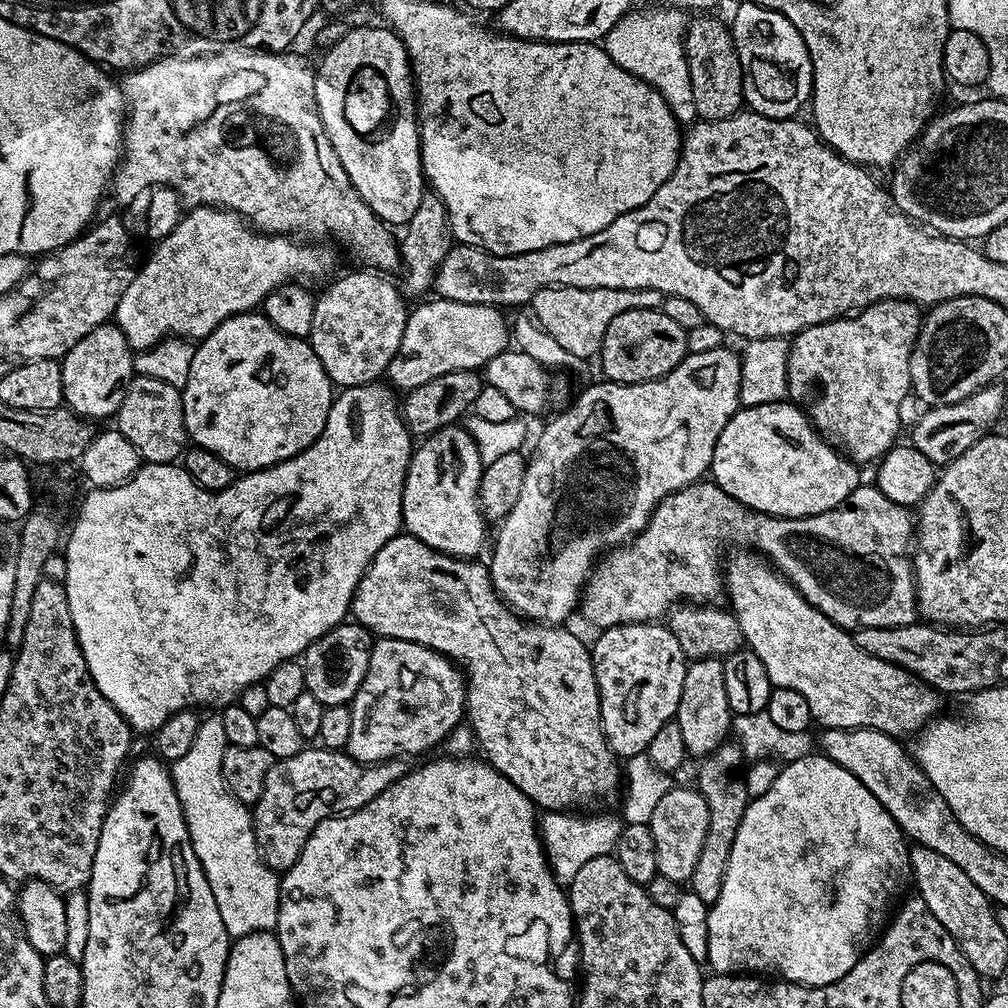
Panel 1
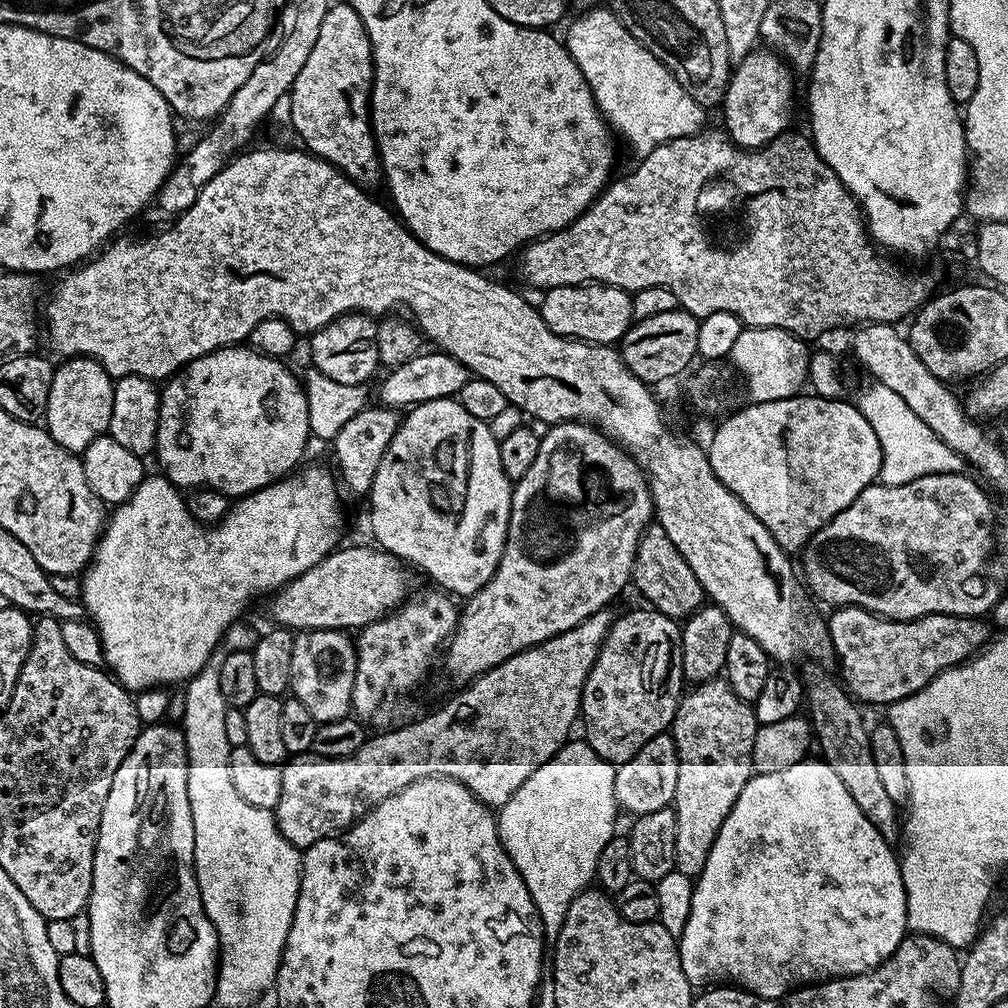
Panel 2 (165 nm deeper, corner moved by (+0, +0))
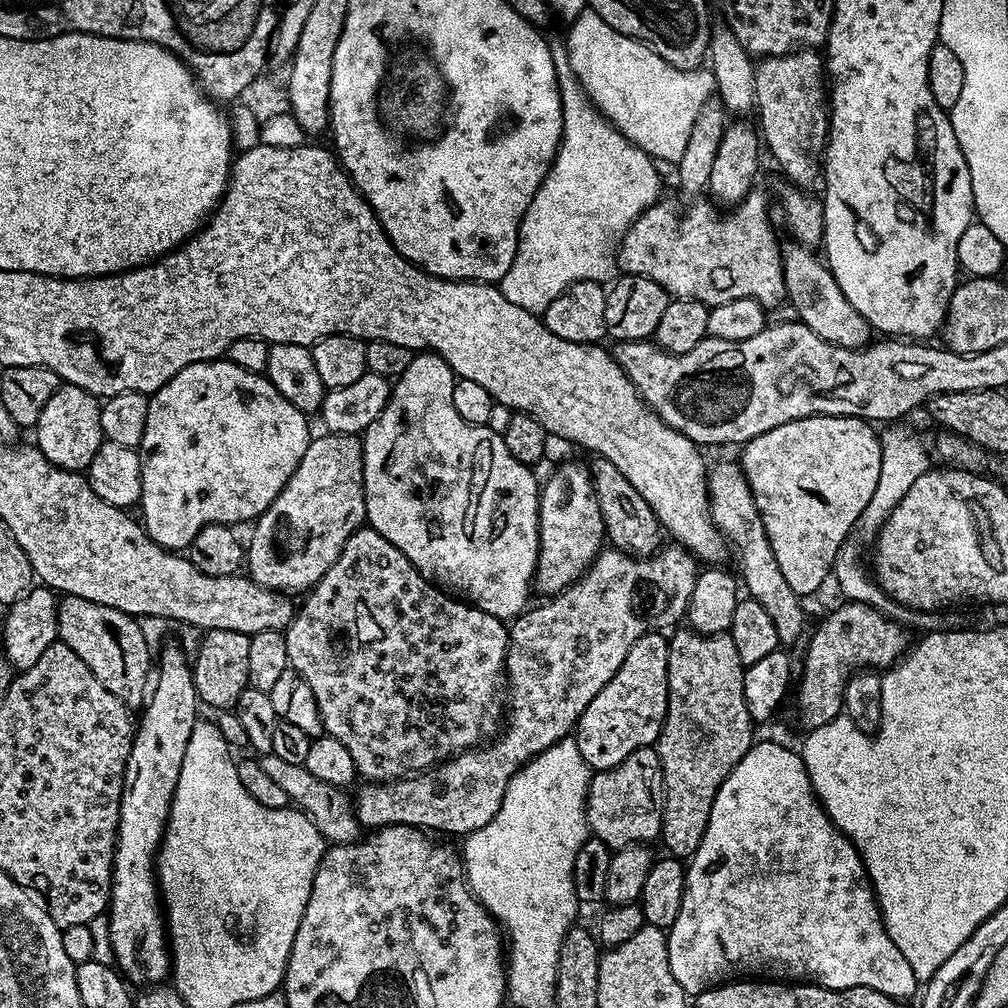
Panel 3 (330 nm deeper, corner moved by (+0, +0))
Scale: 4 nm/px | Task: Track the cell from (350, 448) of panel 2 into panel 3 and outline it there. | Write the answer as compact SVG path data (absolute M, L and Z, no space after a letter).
M323 434L309 439L306 454L286 482L286 486L274 498L274 502L255 521L256 529L252 537L246 540L246 572L256 584L275 592L285 594L307 593L338 562L342 546L365 523L368 515L366 499L366 465L364 463L364 445L359 435Z

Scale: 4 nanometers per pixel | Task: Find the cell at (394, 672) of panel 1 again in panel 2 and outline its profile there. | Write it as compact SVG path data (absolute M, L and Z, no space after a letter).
M569 422L566 424L553 424L540 437L538 446L538 458L534 458L534 466L526 470L521 480L515 481L512 490L512 509L510 510L510 522L508 523L508 541L504 547L502 558L498 562L496 572L473 596L467 597L465 606L459 613L456 621L456 632L446 645L446 657L448 656L448 672L460 682L471 682L488 668L498 666L506 662L514 654L518 654L527 648L533 648L535 644L546 642L590 618L595 612L605 611L608 603L630 584L633 579L636 551L639 549L640 538L646 528L653 523L654 509L652 506L652 492L648 488L648 477L644 469L624 451L618 444L612 443L609 436L605 436L599 428L590 424Z

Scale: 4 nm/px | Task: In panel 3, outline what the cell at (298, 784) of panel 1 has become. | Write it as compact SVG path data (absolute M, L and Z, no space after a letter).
M613 546L605 547L598 553L595 560L584 572L580 579L575 580L571 586L560 592L559 595L551 597L547 602L540 602L535 606L529 607L520 613L511 621L508 630L508 653L506 654L506 662L504 663L504 671L506 673L506 723L503 725L502 731L491 742L485 743L483 746L469 748L466 752L458 752L455 756L439 763L434 768L427 769L419 774L405 776L401 779L391 782L364 782L361 788L354 792L354 807L356 816L360 819L361 825L365 829L375 830L378 828L389 828L391 824L405 824L411 828L427 830L429 833L449 832L452 836L463 838L469 836L474 830L482 830L482 826L486 826L486 822L490 822L490 818L494 818L494 814L498 814L498 810L502 806L502 798L508 789L510 778L515 772L520 771L529 760L534 759L539 752L544 752L550 746L554 746L558 741L565 739L580 723L580 716L586 710L586 706L596 695L602 690L602 686L606 686L606 682L610 682L610 678L614 678L614 674L618 674L618 666L622 666L622 662L626 658L626 654L630 654L630 646L634 646L634 642L638 642L638 638L642 638L647 632L655 632L657 630L668 630L685 619L688 611L688 603L690 602L690 594L694 594L694 582L698 571L698 561L691 552L679 546L661 547L659 551L653 553L647 559L639 559L629 556L625 552Z

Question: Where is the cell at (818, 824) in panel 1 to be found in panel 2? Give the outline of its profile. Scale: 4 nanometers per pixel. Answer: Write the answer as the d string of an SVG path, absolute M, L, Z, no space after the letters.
M805 758L777 773L755 773L746 782L742 794L738 794L738 802L734 802L734 810L722 822L722 830L718 830L718 838L714 838L714 846L710 846L710 858L706 858L706 866L702 874L694 880L694 898L690 906L690 918L686 922L686 930L678 938L682 970L691 982L693 989L704 990L709 986L735 986L761 996L763 1000L781 1000L797 988L811 986L817 982L834 980L841 976L858 976L862 972L871 972L879 964L890 958L894 950L909 931L906 914L906 886L902 882L900 861L897 853L892 853L893 845L862 814L858 802L846 790L842 778L830 770L830 766L822 758Z

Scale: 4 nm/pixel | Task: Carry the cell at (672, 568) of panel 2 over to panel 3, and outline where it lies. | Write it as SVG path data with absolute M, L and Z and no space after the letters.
M597 456L591 460L593 462L589 463L588 468L592 472L592 485L595 488L595 496L598 498L599 512L602 514L607 541L629 556L647 559L662 546L660 541L662 529L657 516L650 509L646 498L635 490L634 486L631 486L612 462Z

